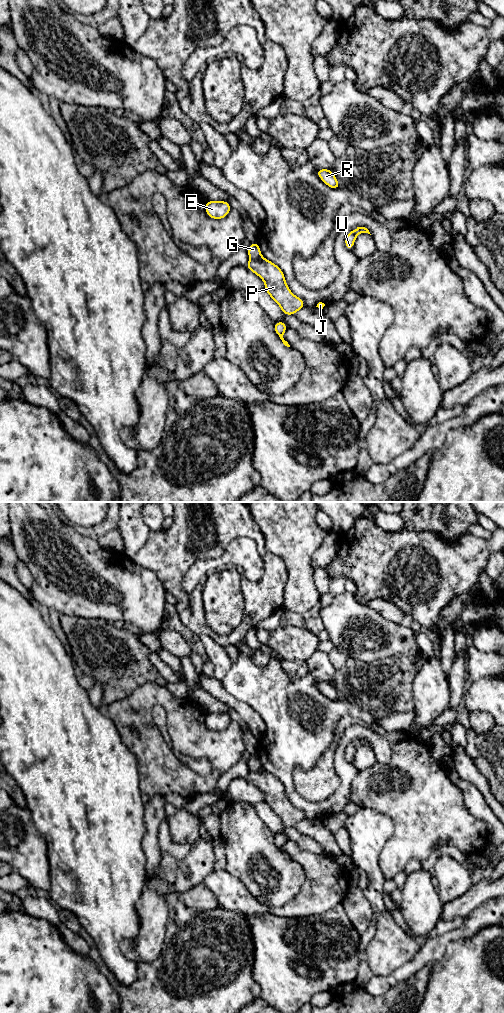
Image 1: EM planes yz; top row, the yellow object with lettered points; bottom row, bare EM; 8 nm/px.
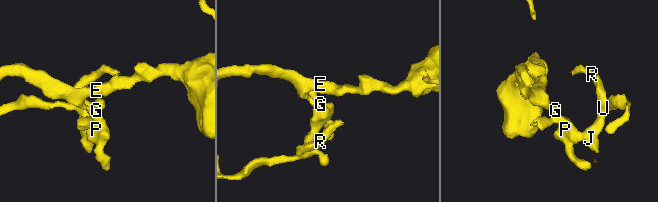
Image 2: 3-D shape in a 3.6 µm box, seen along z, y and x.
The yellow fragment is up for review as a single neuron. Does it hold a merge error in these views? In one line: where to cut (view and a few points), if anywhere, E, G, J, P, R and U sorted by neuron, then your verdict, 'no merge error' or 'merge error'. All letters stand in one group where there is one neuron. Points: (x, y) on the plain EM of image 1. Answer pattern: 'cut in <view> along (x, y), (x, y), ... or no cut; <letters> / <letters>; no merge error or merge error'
cut in yz along (262, 769), (250, 772); E G / J P R U; merge error

